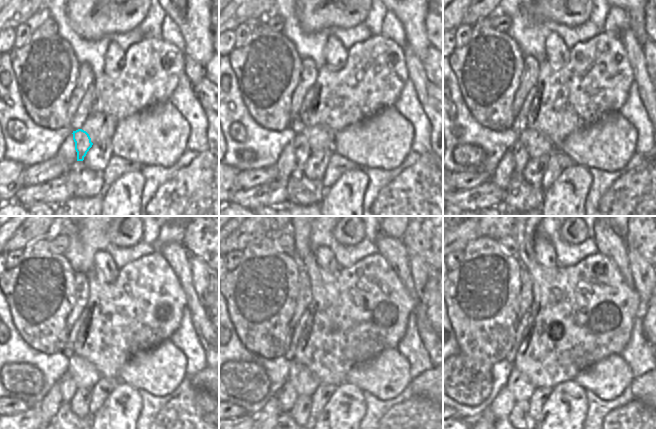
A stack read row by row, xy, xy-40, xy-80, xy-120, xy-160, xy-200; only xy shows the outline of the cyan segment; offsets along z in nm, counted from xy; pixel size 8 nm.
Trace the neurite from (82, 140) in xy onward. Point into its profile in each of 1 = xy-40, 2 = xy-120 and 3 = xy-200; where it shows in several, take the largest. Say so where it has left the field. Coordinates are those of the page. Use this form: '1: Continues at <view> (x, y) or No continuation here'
1: Continues at xy-40 (302, 151)
2: Continues at xy-120 (67, 386)
3: Continues at xy-200 (504, 403).

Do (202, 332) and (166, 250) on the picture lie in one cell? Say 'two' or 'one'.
one

